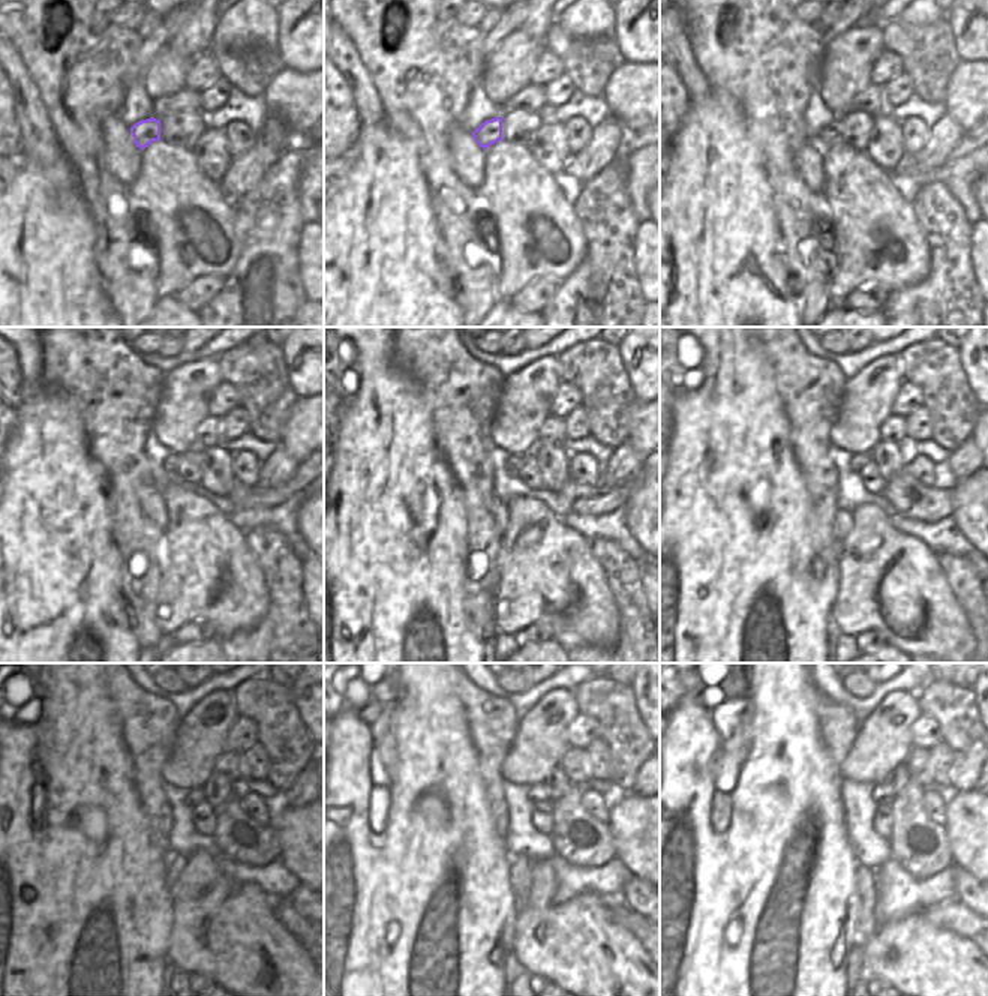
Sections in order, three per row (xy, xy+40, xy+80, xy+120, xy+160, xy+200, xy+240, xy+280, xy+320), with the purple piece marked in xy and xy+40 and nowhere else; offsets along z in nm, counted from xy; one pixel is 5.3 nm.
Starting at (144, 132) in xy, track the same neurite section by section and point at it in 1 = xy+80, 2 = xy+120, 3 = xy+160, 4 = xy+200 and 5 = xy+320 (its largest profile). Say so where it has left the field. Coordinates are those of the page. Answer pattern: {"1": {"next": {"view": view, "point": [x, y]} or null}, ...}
{"1": {"next": {"view": "xy+80", "point": [829, 134]}}, "2": {"next": {"view": "xy+120", "point": [171, 462]}}, "3": {"next": {"view": "xy+160", "point": [513, 465]}}, "4": {"next": {"view": "xy+200", "point": [859, 459]}}, "5": {"next": {"view": "xy+320", "point": [880, 792]}}}

